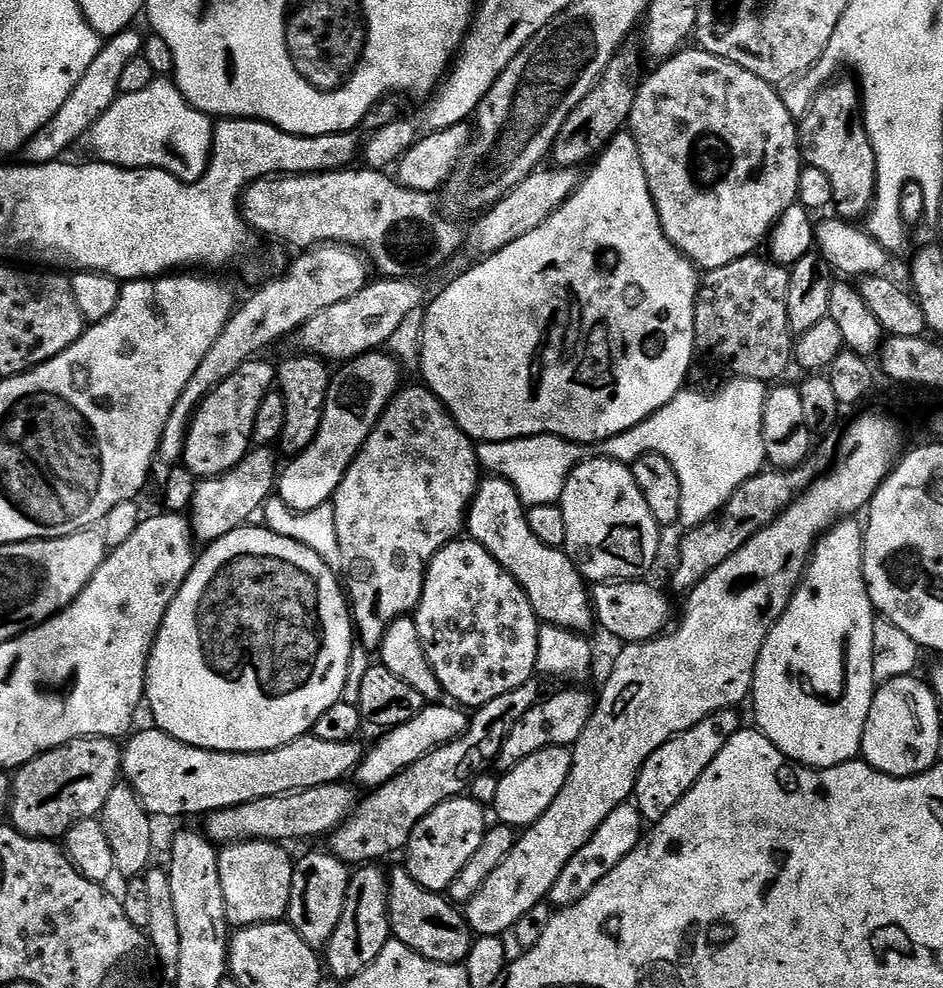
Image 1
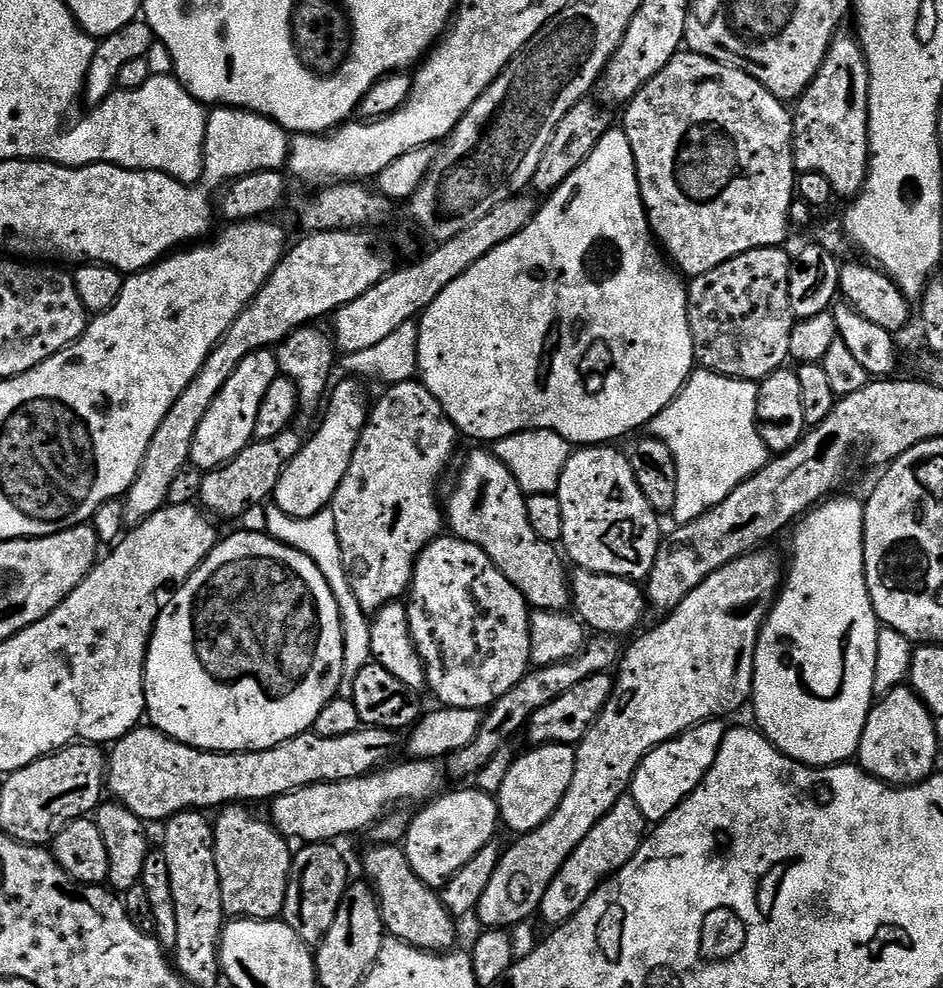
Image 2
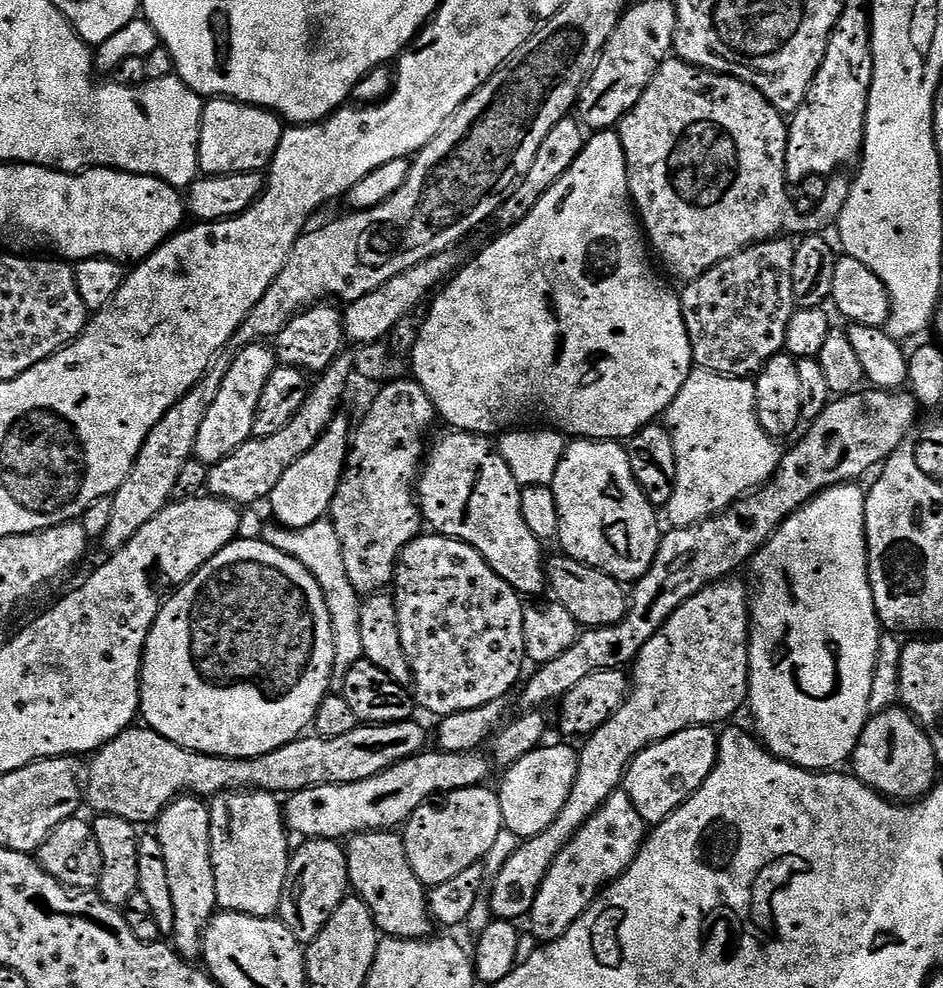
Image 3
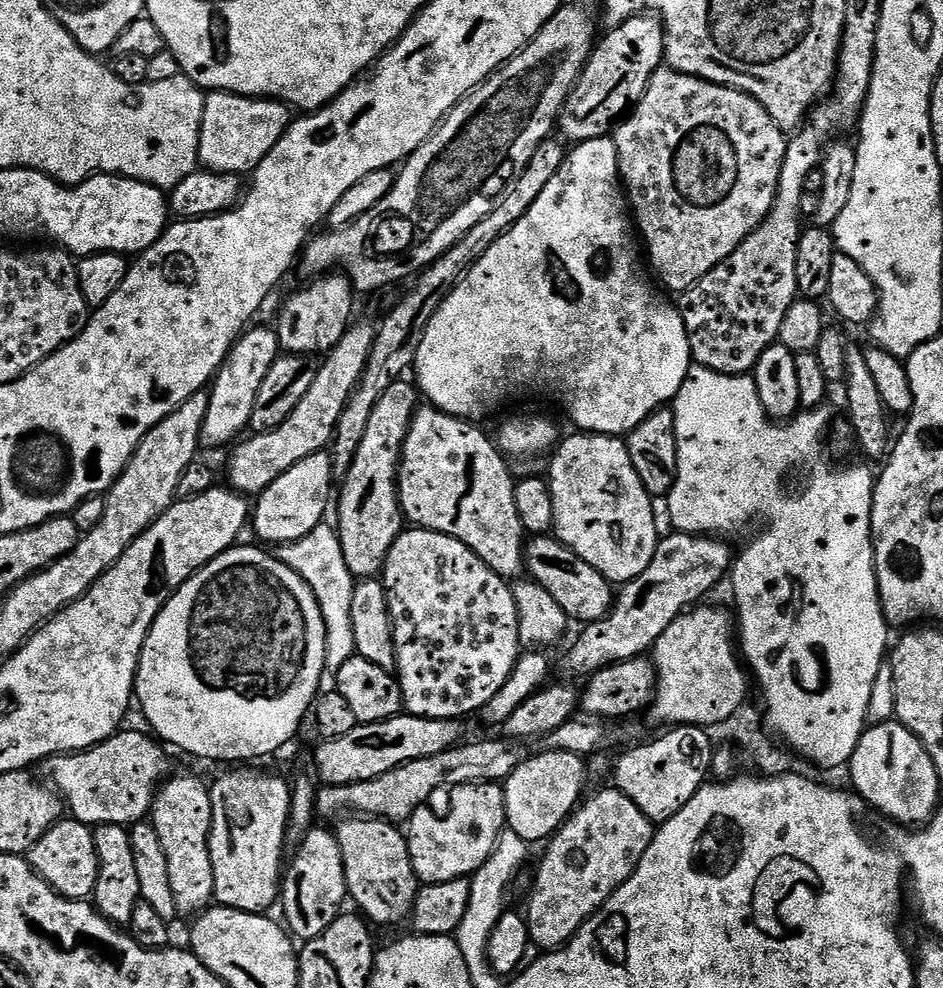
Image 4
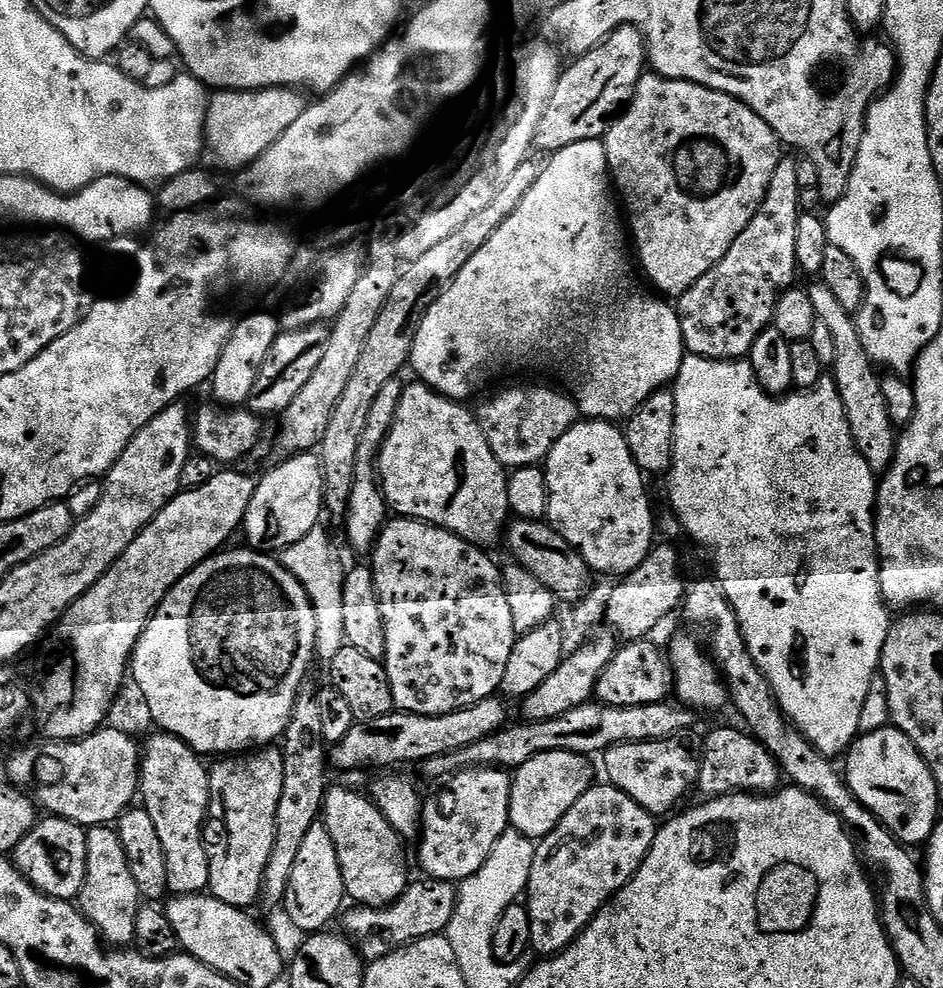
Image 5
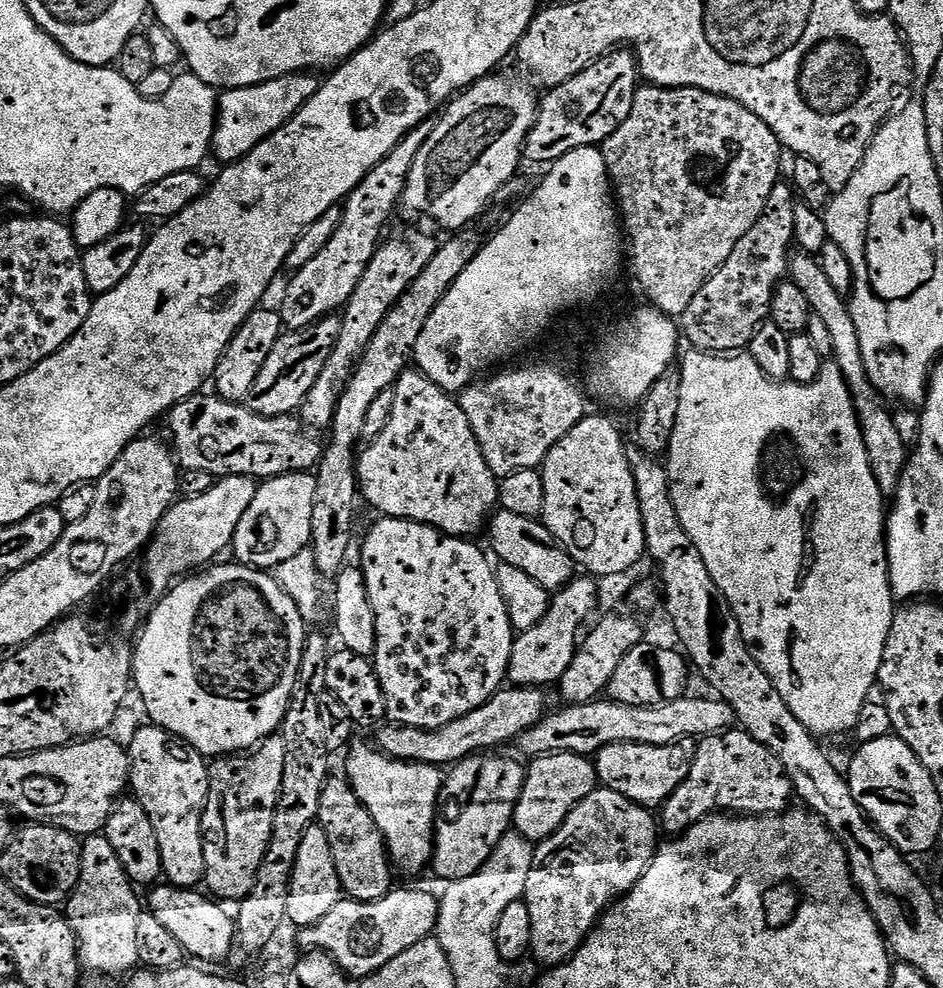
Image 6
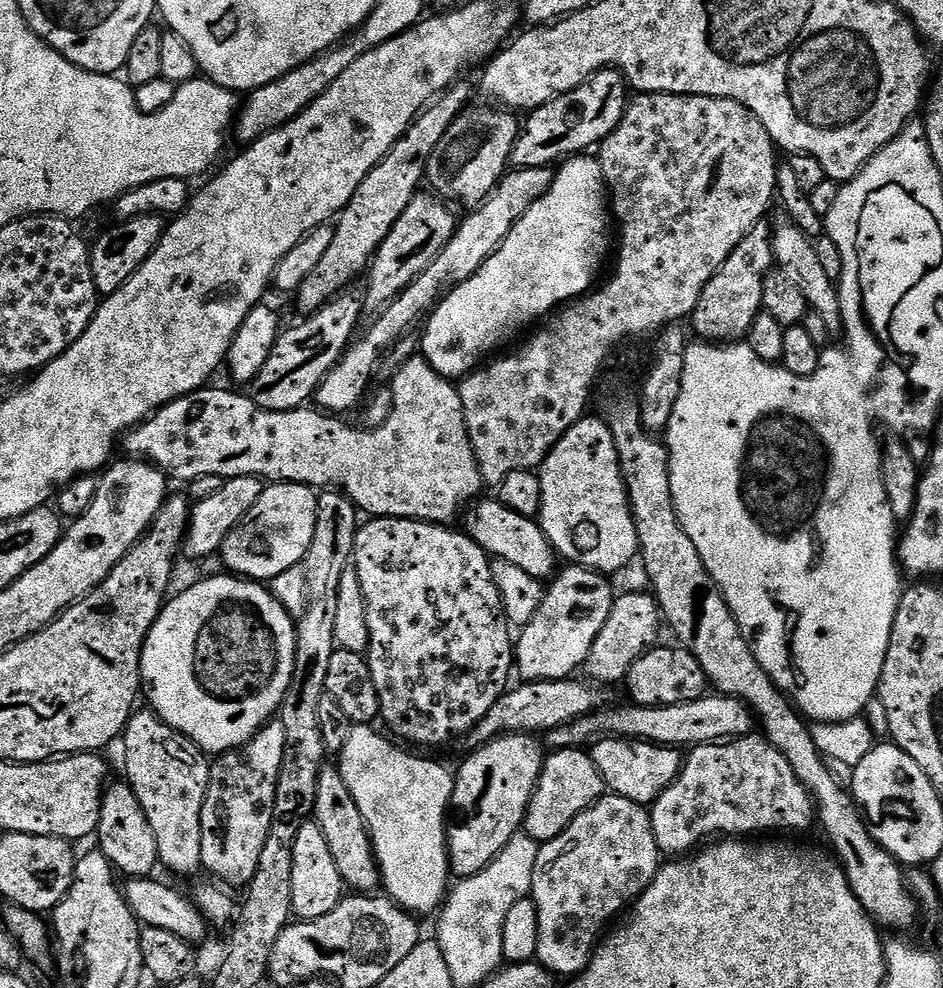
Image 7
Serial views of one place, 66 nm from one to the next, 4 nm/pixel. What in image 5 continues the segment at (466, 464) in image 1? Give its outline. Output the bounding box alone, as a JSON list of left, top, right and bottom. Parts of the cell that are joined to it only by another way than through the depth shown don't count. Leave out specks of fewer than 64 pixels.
[346,382,401,553]

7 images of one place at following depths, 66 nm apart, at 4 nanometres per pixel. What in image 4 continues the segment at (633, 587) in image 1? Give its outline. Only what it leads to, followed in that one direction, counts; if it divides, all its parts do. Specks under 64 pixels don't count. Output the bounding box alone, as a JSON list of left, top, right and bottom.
[524,535,614,625]

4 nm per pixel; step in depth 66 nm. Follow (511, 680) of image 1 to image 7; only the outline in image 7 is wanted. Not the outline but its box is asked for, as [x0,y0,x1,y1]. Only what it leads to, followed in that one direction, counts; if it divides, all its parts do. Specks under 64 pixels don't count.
[354,516,514,748]

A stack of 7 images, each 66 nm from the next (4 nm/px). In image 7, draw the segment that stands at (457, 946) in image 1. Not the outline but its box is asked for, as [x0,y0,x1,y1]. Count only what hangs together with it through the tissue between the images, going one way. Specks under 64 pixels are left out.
[314,766,382,894]

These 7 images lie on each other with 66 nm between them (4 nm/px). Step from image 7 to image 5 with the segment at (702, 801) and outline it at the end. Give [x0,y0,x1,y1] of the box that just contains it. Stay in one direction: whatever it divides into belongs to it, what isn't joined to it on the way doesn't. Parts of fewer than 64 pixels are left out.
[698,728,782,798]

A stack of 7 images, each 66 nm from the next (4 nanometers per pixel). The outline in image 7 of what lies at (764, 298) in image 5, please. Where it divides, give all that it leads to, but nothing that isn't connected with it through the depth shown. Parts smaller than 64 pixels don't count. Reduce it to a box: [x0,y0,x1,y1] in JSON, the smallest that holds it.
[690,226,774,342]

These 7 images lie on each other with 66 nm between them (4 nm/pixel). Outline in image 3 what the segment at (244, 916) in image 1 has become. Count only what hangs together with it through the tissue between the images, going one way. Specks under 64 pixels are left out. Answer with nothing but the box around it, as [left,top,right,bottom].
[210,790,290,918]

